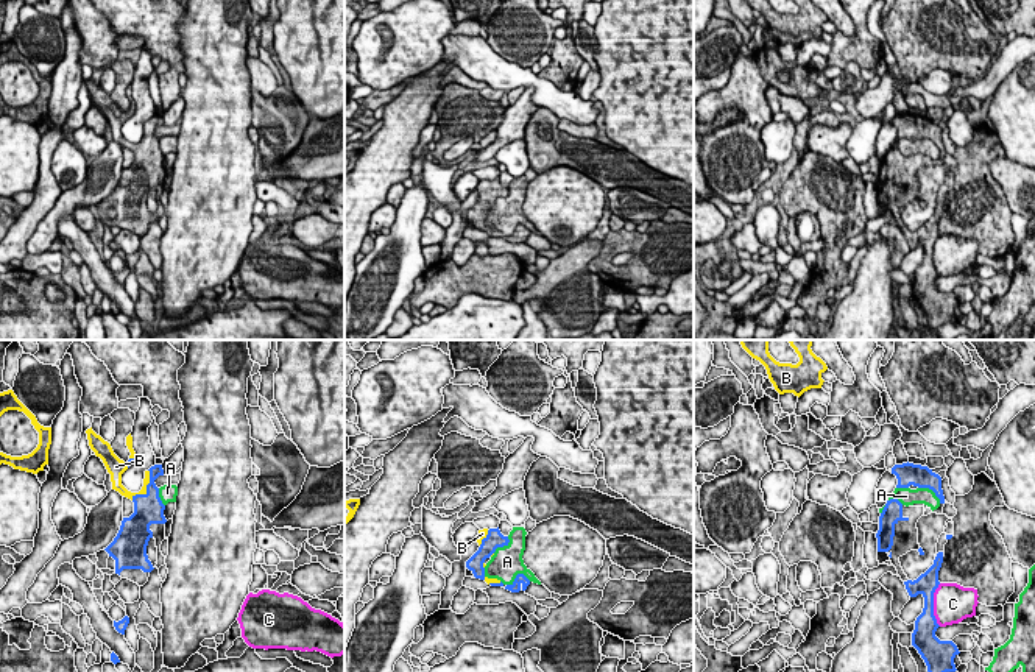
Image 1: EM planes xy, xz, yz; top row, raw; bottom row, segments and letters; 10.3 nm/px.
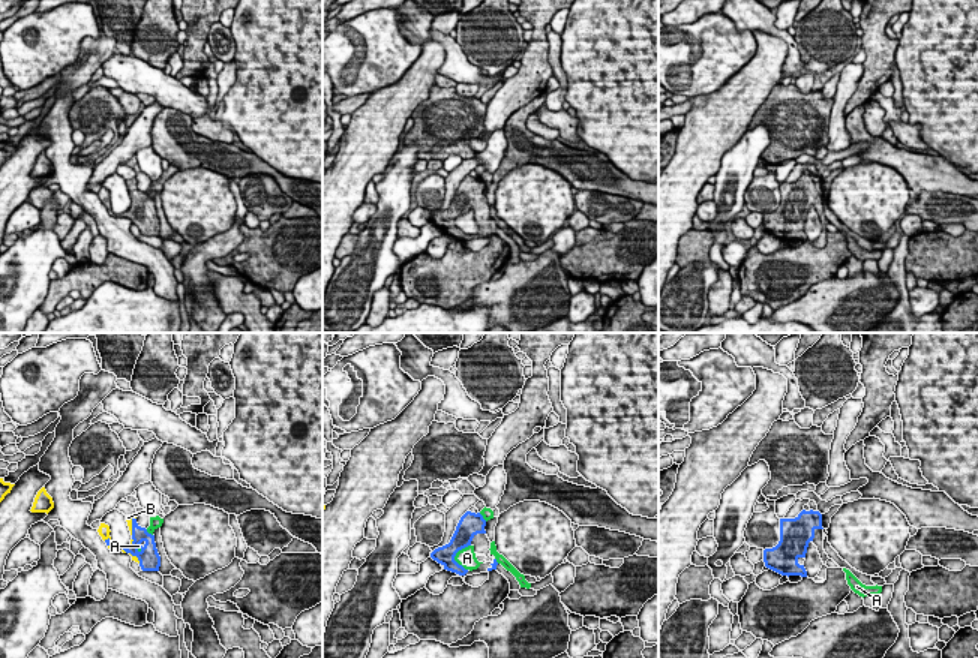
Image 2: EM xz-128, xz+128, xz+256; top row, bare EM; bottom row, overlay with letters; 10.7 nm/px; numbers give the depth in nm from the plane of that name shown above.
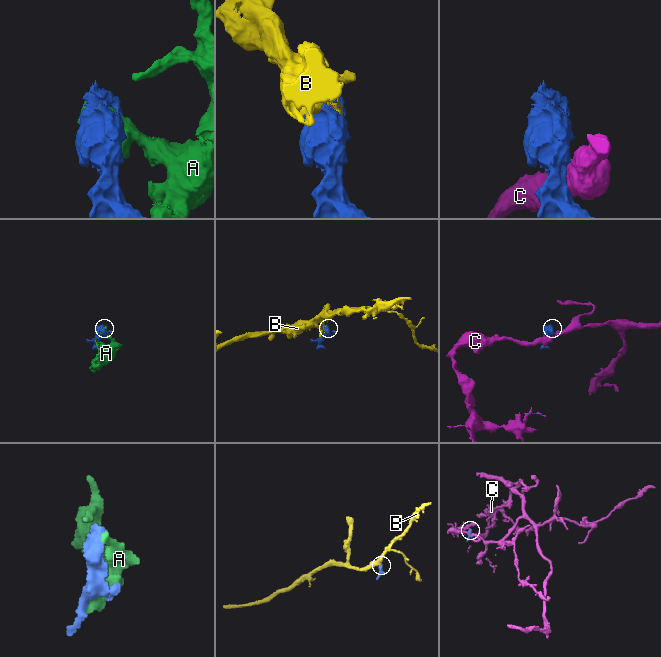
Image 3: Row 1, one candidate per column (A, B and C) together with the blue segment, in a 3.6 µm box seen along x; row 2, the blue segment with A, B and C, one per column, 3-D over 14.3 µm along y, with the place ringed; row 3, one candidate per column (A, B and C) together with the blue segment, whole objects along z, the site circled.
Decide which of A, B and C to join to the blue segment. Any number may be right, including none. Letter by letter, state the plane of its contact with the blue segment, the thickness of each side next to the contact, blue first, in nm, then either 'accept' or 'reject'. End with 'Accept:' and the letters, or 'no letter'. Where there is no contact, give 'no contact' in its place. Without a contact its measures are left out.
A: contact in xz; calibres 100 and 320 nm; reject
B: contact in xy; calibres 320 and 90 nm; accept
C: contact in yz; calibres 240 and 400 nm; reject
Accept: B

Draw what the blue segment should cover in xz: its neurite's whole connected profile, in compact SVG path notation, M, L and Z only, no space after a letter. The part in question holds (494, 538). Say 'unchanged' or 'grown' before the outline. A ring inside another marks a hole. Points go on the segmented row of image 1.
grown; M497 529L479 530L475 536L479 543L479 550L466 561L466 568L474 574L475 578L485 580L491 586L503 586L497 578L488 578L485 575L485 560L493 557L497 547L508 546L508 536L503 536Z

